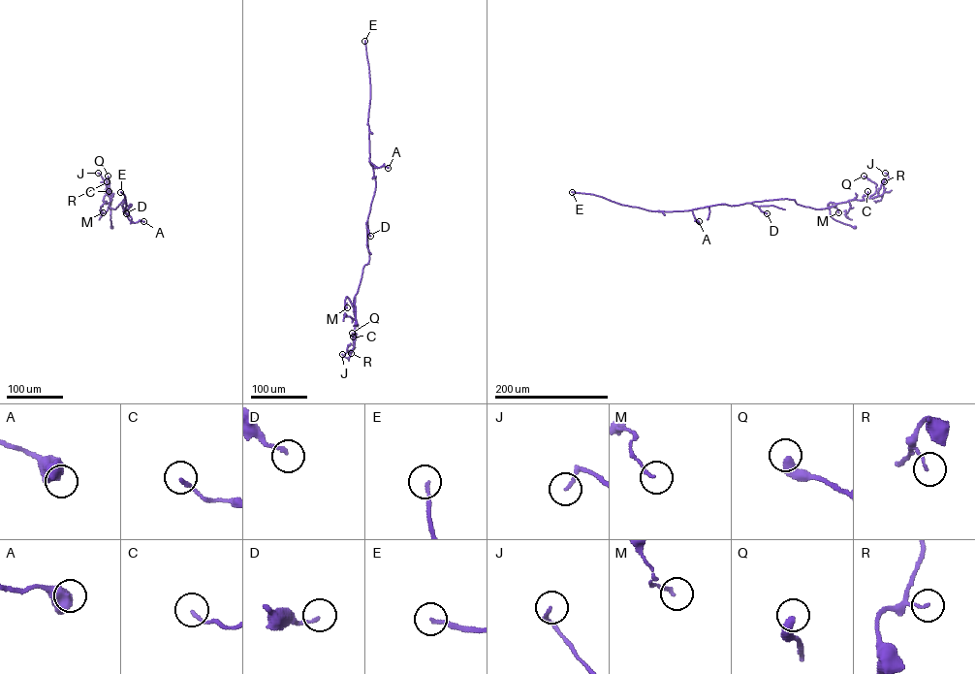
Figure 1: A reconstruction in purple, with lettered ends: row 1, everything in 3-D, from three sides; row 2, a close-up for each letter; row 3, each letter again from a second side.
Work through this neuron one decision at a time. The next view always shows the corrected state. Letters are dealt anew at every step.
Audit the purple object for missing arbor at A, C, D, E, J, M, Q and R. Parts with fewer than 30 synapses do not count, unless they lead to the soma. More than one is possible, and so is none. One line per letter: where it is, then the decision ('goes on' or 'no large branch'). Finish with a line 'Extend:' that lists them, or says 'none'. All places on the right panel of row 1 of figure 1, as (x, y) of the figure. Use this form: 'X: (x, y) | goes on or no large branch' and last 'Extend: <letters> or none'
A: (699, 221) | no large branch
C: (867, 191) | no large branch
D: (767, 213) | no large branch
E: (572, 192) | goes on
J: (885, 173) | no large branch
M: (838, 212) | no large branch
Q: (864, 176) | no large branch
R: (884, 181) | no large branch
Extend: E

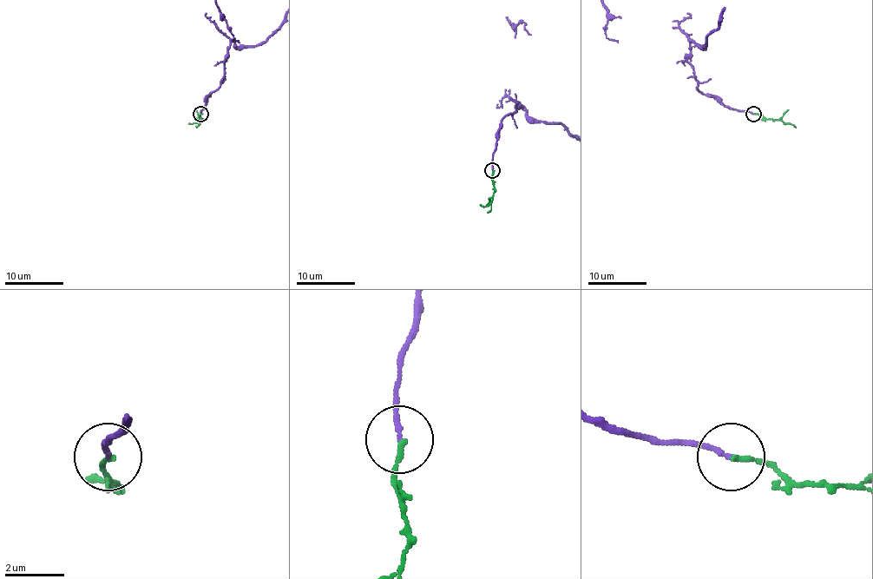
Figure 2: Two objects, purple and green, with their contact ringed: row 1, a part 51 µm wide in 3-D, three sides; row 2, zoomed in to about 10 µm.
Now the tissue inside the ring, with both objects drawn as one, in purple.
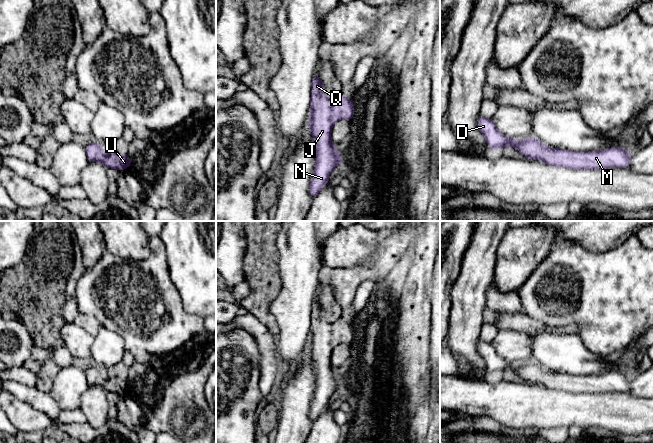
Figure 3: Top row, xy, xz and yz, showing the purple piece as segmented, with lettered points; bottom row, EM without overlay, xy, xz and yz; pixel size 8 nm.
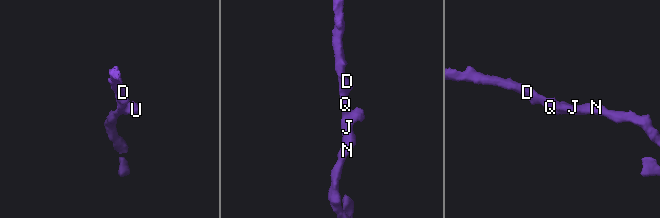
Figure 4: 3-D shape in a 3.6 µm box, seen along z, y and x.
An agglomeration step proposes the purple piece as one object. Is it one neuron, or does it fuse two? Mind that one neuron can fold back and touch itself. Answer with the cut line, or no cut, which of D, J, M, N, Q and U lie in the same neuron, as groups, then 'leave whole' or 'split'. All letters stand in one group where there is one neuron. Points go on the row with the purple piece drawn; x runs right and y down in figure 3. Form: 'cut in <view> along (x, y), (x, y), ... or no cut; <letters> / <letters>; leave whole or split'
no cut; D J M N Q U; leave whole

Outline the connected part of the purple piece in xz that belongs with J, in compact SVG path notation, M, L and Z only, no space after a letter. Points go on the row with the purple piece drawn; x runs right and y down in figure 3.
M316 73L311 82L310 130L315 147L316 161L310 181L310 195L314 198L329 182L334 168L341 164L341 154L331 140L333 125L341 120L351 120L354 116L354 101L342 93L333 99L325 97L325 87Z

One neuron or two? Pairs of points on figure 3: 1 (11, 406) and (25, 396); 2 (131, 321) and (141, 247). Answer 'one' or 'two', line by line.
1: two
2: two

